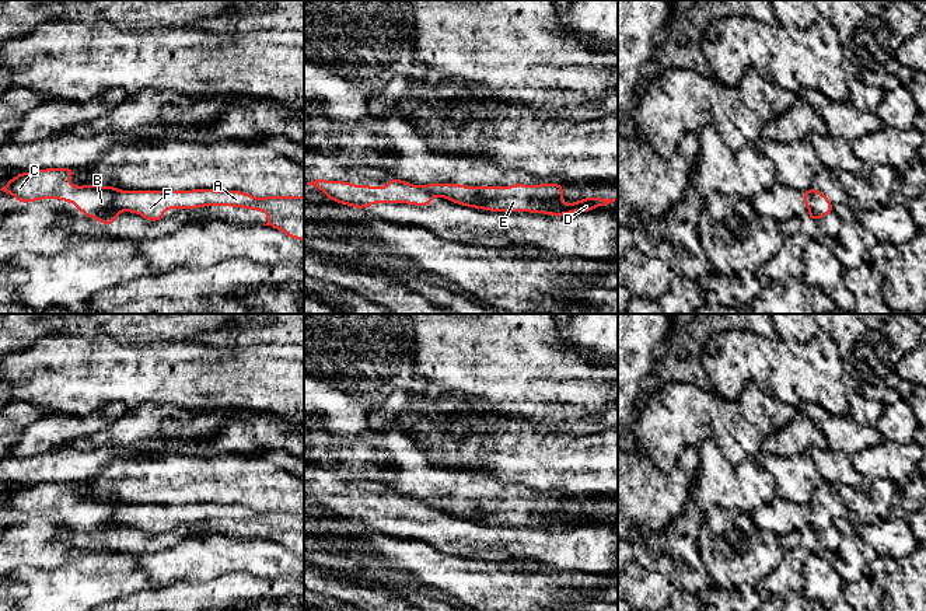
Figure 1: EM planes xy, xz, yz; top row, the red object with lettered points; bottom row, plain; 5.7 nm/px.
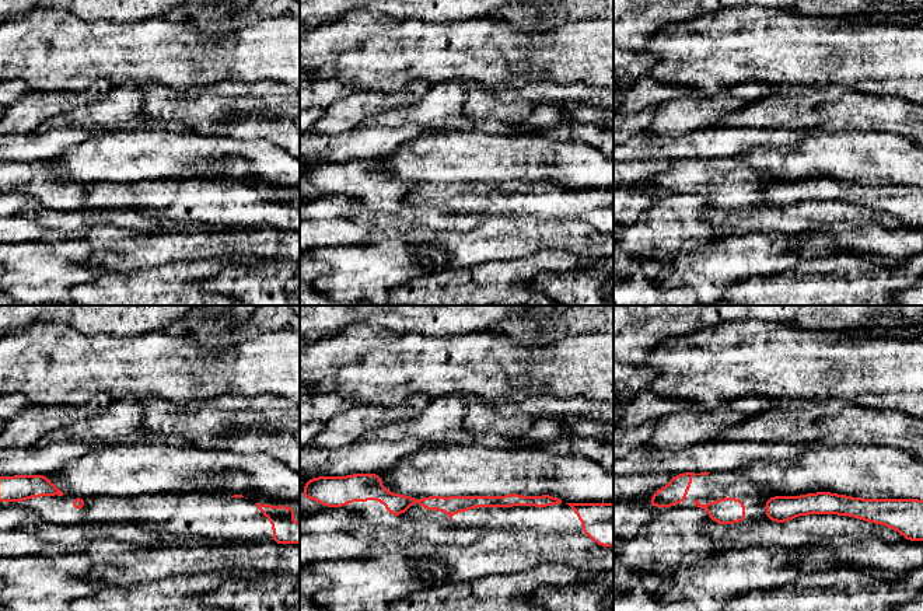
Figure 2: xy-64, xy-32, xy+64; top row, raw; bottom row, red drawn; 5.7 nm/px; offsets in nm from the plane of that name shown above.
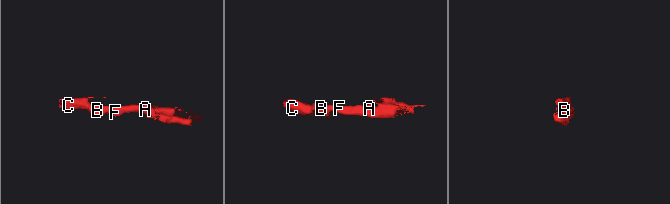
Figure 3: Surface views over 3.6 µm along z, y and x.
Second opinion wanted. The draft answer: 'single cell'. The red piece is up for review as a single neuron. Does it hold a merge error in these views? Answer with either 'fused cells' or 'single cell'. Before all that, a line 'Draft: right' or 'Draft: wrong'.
Draft: wrong
fused cells

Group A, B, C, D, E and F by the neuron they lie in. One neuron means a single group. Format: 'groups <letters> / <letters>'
groups A D E F / B C

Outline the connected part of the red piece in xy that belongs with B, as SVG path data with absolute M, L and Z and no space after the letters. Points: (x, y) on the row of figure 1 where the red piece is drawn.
M46 168L21 172L0 191L13 195L20 203L50 198L70 202L87 217L98 219L102 226L112 224L120 213L113 203L119 189L99 185L70 185L69 178L74 177L74 171L74 168Z

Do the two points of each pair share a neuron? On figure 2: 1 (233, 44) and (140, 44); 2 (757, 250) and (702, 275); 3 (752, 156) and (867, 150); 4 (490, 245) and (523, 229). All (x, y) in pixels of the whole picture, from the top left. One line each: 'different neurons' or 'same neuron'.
1: same neuron
2: same neuron
3: same neuron
4: same neuron

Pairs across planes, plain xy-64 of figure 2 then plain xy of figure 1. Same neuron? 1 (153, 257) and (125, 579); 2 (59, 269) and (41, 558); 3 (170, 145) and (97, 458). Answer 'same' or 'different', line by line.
1: different
2: different
3: different

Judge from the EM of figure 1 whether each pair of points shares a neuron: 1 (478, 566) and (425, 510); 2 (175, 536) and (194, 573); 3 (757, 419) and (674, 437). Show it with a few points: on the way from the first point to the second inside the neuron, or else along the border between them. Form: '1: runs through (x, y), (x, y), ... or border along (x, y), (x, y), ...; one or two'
1: border along (439, 551), (470, 558), (505, 559); two
2: border along (195, 536), (182, 538), (168, 550); two
3: runs through (736, 419), (713, 416), (699, 416), (695, 419); one

